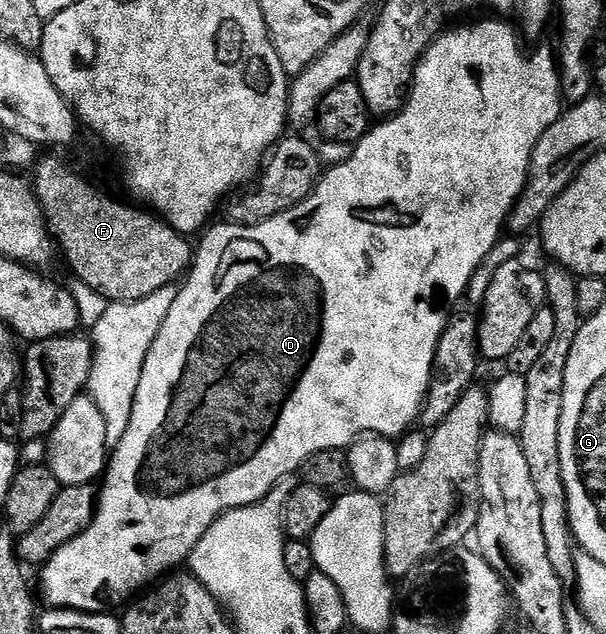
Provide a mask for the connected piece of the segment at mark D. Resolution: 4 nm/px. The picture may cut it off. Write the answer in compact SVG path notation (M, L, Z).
M492 20L492 21L496 21L496 22L476 22L476 23L474 23L474 24L473 24L473 26L460 26L460 27L458 27L458 28L457 28L457 30L452 30L452 29L453 29L453 28L448 28L448 29L445 29L445 31L444 31L444 33L443 33L443 34L441 34L441 35L440 35L440 37L439 37L439 38L435 38L435 39L434 39L434 40L433 40L433 42L432 42L432 43L431 43L431 44L430 44L430 45L429 45L429 46L428 46L428 50L427 50L427 52L425 52L425 54L423 54L423 55L422 55L422 57L420 57L420 63L418 63L418 64L417 64L417 66L416 66L416 73L415 73L415 74L413 74L413 76L412 76L412 84L411 84L411 87L410 87L410 93L409 93L409 94L408 94L408 95L407 95L407 98L406 98L406 105L405 105L405 106L404 106L404 107L403 107L403 109L401 109L401 110L400 110L400 111L399 111L399 112L397 112L397 113L395 113L395 114L393 114L393 115L391 115L391 116L388 116L388 117L385 117L385 118L384 118L384 119L383 119L383 120L380 120L380 121L377 121L377 122L380 122L380 123L378 123L378 124L377 124L377 126L376 126L376 123L375 123L375 125L373 125L373 126L372 126L372 127L371 127L371 129L369 129L369 131L368 131L368 134L367 134L367 136L366 136L366 137L365 137L365 138L364 138L364 139L363 139L363 140L361 140L361 141L360 141L360 142L357 142L357 143L355 143L355 145L353 145L353 147L352 147L352 155L351 155L351 156L350 156L350 158L349 158L349 159L348 159L348 160L346 160L346 162L345 162L345 163L338 163L338 164L336 164L336 165L333 165L333 166L332 166L332 167L331 167L331 168L328 168L328 169L325 169L325 170L324 170L324 171L323 171L323 173L321 173L321 175L320 175L320 177L319 177L319 179L318 179L318 181L317 181L317 183L316 183L316 185L315 185L315 186L313 186L313 188L312 188L312 190L311 190L311 192L309 192L309 194L308 194L308 195L307 195L307 196L305 196L305 197L304 197L304 198L303 198L303 199L302 199L302 200L301 200L301 201L300 201L300 202L299 202L299 203L298 203L298 205L296 205L296 206L295 206L295 207L294 207L294 208L290 208L290 209L289 209L289 210L287 210L287 211L286 211L286 212L282 212L282 213L281 213L281 214L279 214L279 215L278 215L278 216L274 216L274 217L273 217L273 218L271 218L271 219L270 219L270 220L266 220L266 221L265 221L265 222L263 222L263 223L262 223L262 224L258 224L258 225L257 225L257 226L237 226L237 225L235 225L235 224L223 224L223 225L224 225L224 226L216 226L216 227L214 227L214 226L215 226L215 225L213 225L213 226L212 226L212 227L211 227L211 228L208 228L208 229L205 229L205 230L204 230L204 231L203 231L203 234L202 234L202 237L204 237L204 239L202 239L202 240L201 240L201 242L200 242L200 246L199 246L199 242L198 242L198 245L197 245L197 246L196 246L196 247L195 247L195 250L194 250L194 261L193 261L193 263L192 263L192 265L191 265L191 267L190 267L190 269L189 269L189 271L188 271L188 273L187 273L187 275L186 275L186 281L185 281L185 282L184 282L184 283L183 283L183 285L181 285L181 286L180 286L180 287L179 287L179 294L178 294L178 296L177 296L177 299L176 299L176 300L174 300L174 304L173 304L173 307L172 307L172 308L170 308L170 312L169 312L169 315L168 315L168 316L166 316L166 320L165 320L165 322L164 322L164 323L163 323L163 324L162 324L162 326L161 326L161 330L160 330L160 331L159 331L159 332L158 332L158 336L157 336L157 339L156 339L156 340L154 340L154 344L153 344L153 347L152 347L152 348L150 348L150 352L149 352L149 355L148 355L148 356L146 356L146 362L145 362L145 367L144 367L144 369L142 369L142 376L141 376L141 383L140 383L140 384L139 384L139 385L138 385L138 392L137 392L137 395L136 395L136 396L134 396L134 404L133 404L133 412L132 412L132 413L130 413L130 420L129 420L129 427L128 427L128 428L126 428L126 432L125 432L125 435L124 435L124 436L122 436L122 440L121 440L121 442L120 442L120 443L118 443L118 445L117 445L117 446L116 446L116 447L115 447L115 448L114 448L114 449L113 449L113 450L112 450L112 451L111 451L111 454L110 454L110 461L109 461L109 462L108 462L108 463L107 463L107 466L106 466L106 473L105 473L105 474L104 474L104 475L103 475L103 478L102 478L102 483L103 483L103 482L104 482L104 490L103 490L103 486L102 486L102 489L101 489L101 490L100 490L100 491L99 491L99 494L98 494L98 501L97 501L97 504L96 504L96 514L95 514L95 515L94 515L94 517L92 517L92 523L90 523L90 524L89 524L89 525L88 525L88 527L87 527L87 528L85 528L85 530L84 530L84 531L82 531L82 532L81 532L81 533L80 533L80 535L79 535L79 536L78 536L78 537L77 537L77 538L75 538L75 539L74 539L74 540L70 540L70 544L66 544L66 545L65 545L65 546L63 546L63 547L62 547L62 548L58 548L58 552L57 552L57 553L56 553L56 555L54 555L54 556L53 556L53 558L52 558L52 559L51 559L51 560L49 560L49 561L48 561L48 562L46 562L46 563L44 563L44 565L43 565L43 567L42 567L42 569L41 569L41 570L40 570L40 571L39 571L39 574L40 574L40 573L41 573L41 574L40 574L40 590L41 590L41 592L42 592L42 593L44 593L44 598L45 598L45 600L46 600L46 601L48 601L48 603L47 603L47 605L48 605L48 606L49 606L49 607L52 607L52 608L67 608L67 609L70 609L70 610L81 610L81 611L82 611L82 612L86 612L86 613L87 613L87 614L102 614L102 613L105 613L105 612L108 612L108 611L111 611L111 610L112 610L112 609L113 609L113 608L116 608L116 607L112 607L112 606L120 606L120 605L121 605L121 606L120 606L120 607L123 607L123 606L124 606L124 605L125 605L125 603L127 603L127 602L128 602L128 601L129 601L129 599L131 599L131 598L132 598L132 597L133 597L133 596L136 596L136 595L139 595L139 594L140 594L140 593L141 593L141 591L143 591L143 590L144 590L144 589L145 589L145 588L148 588L148 587L151 587L151 586L152 586L152 585L153 585L153 583L155 583L155 582L156 582L156 581L157 581L157 580L160 580L160 579L163 579L163 578L164 578L164 577L165 577L165 575L167 575L167 574L168 574L168 573L169 573L169 571L168 571L168 572L167 572L167 570L168 570L168 569L170 569L170 568L171 568L171 566L180 566L180 565L182 565L182 564L183 564L183 562L184 562L184 565L185 565L185 563L187 563L187 562L188 562L188 561L189 561L189 559L191 559L191 556L192 556L192 549L193 549L193 548L194 548L194 547L195 547L195 546L196 546L196 545L197 545L197 544L198 544L198 540L202 540L202 536L203 536L203 535L204 535L204 533L205 533L205 532L206 532L206 531L208 531L208 529L209 529L209 528L210 528L210 527L211 527L211 526L213 526L213 525L214 525L214 524L215 524L215 523L216 523L216 522L217 522L217 521L218 521L218 520L219 520L219 519L220 519L220 518L221 518L221 517L222 517L222 516L223 516L223 514L228 514L228 513L230 513L230 512L231 512L231 511L232 511L232 510L237 510L237 509L238 509L238 508L242 508L242 507L243 507L243 506L253 506L253 505L254 505L254 504L255 504L255 503L256 503L256 502L261 502L261 500L262 500L262 499L264 499L264 498L265 498L265 496L267 496L267 494L268 494L268 493L269 493L269 492L270 492L270 491L272 491L272 490L273 490L273 489L274 489L274 487L276 487L276 486L277 486L277 485L278 485L278 483L280 483L280 481L282 481L282 479L283 479L283 478L284 478L284 477L286 477L286 476L287 476L287 474L296 474L296 473L297 473L297 471L299 471L299 470L300 470L300 469L301 469L301 467L303 467L303 464L304 464L304 462L305 462L305 460L306 460L306 459L307 459L307 458L309 458L309 457L310 457L310 456L314 456L314 452L322 452L322 451L323 451L323 450L344 450L344 449L345 449L345 448L347 448L347 447L349 447L349 446L351 446L351 445L352 445L352 443L353 443L353 442L355 442L355 441L357 441L357 439L359 439L359 438L360 438L360 437L361 437L361 436L379 436L379 437L381 437L381 438L390 438L390 439L393 439L393 440L396 440L396 439L399 439L399 438L400 438L400 437L401 437L401 436L403 436L403 435L405 435L405 434L407 434L407 433L409 433L409 431L411 431L411 430L412 430L412 429L413 429L413 427L415 427L415 426L412 426L412 425L414 425L414 424L415 424L415 422L416 422L416 417L418 417L418 416L419 416L419 414L420 414L420 409L422 409L422 408L423 408L423 406L424 406L424 402L425 402L425 406L426 406L426 399L427 399L427 398L428 398L428 397L429 397L429 394L430 394L430 387L431 387L431 385L432 385L432 383L433 383L433 381L432 381L432 365L433 365L433 364L434 364L434 356L435 356L435 355L436 355L436 349L437 349L437 348L438 348L438 340L439 340L439 339L440 339L440 337L441 337L441 336L442 336L442 332L443 332L443 331L444 331L444 326L445 326L445 324L447 324L447 322L448 322L448 320L449 320L449 317L450 317L450 309L449 309L449 310L448 310L448 306L447 306L447 302L448 302L448 301L452 301L452 302L456 302L456 301L458 301L458 300L459 300L459 298L461 298L461 299L463 299L463 298L464 298L464 297L465 297L465 295L467 295L467 292L468 292L468 285L469 285L469 284L470 284L470 280L471 280L471 279L472 279L472 277L473 277L473 276L474 276L474 272L475 272L475 271L476 271L476 269L477 269L477 268L478 268L478 264L482 264L482 260L486 260L486 256L490 256L490 248L494 248L494 244L495 244L495 243L496 243L496 242L498 242L498 241L500 241L500 239L501 239L501 237L502 237L502 235L503 235L503 234L504 234L504 233L505 233L505 230L506 230L506 223L507 223L507 222L508 222L508 221L509 221L509 218L510 218L510 215L511 215L511 212L512 212L512 208L513 208L513 206L515 206L515 204L516 204L516 201L517 201L517 200L519 200L519 199L520 199L520 194L521 194L521 193L522 193L522 192L523 192L523 191L524 191L524 186L525 186L525 185L526 185L526 183L527 183L527 182L528 182L528 172L529 172L529 170L531 170L531 169L532 169L532 153L533 153L533 152L534 152L534 148L535 148L535 147L536 147L536 145L537 145L537 144L538 144L538 140L539 140L539 139L540 139L540 137L541 137L541 136L542 136L542 132L543 132L543 131L544 131L544 129L546 129L546 128L547 128L547 126L549 126L549 125L550 125L550 124L554 124L554 123L555 123L555 122L556 122L556 121L557 121L557 120L559 120L559 119L560 119L560 116L561 116L561 113L562 113L562 91L561 91L561 88L560 88L560 67L559 67L559 65L558 65L558 58L557 58L557 55L556 55L556 54L555 54L555 53L553 53L553 51L552 51L552 54L551 54L551 52L550 52L550 51L548 51L548 50L536 50L536 51L534 51L534 52L533 52L533 54L524 54L524 50L523 50L523 48L522 48L522 47L520 47L520 42L521 42L521 43L522 43L522 38L521 38L521 35L520 35L520 34L519 34L519 33L517 33L517 31L516 31L516 30L515 30L515 29L514 29L514 26L513 26L513 23L512 23L512 22L511 22L511 21L508 21L508 20Z

